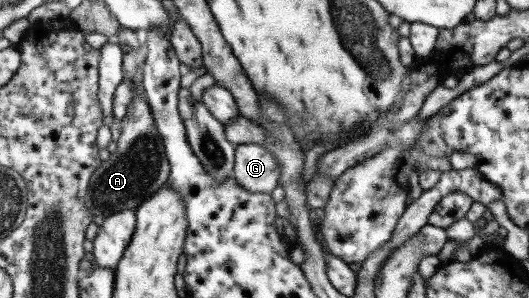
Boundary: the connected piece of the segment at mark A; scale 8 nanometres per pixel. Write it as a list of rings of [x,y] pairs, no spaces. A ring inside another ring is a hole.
[[[122,27],[122,30],[124,32],[120,34],[120,43],[125,52],[125,80],[133,82],[135,97],[127,115],[119,121],[121,134],[117,140],[118,147],[110,155],[109,160],[103,162],[97,172],[93,174],[86,197],[89,209],[96,216],[100,214],[104,218],[126,209],[137,209],[145,200],[152,198],[167,184],[171,169],[162,136],[156,128],[155,114],[143,93],[144,70],[140,70],[140,66],[138,66],[138,53],[140,53],[141,44],[138,42],[137,30],[126,27]]]

